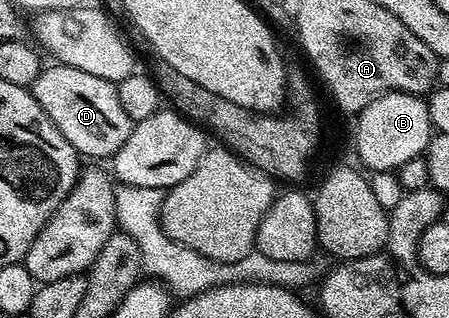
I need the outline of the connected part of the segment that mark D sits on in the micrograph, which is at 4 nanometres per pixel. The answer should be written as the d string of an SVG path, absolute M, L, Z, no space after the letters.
M65 63L52 66L46 66L39 77L35 77L31 88L35 101L57 126L59 133L71 141L78 156L90 155L93 161L108 160L123 141L127 141L134 124L119 105L117 84L103 81L103 77L94 77L92 73L83 73L83 69L75 69Z

